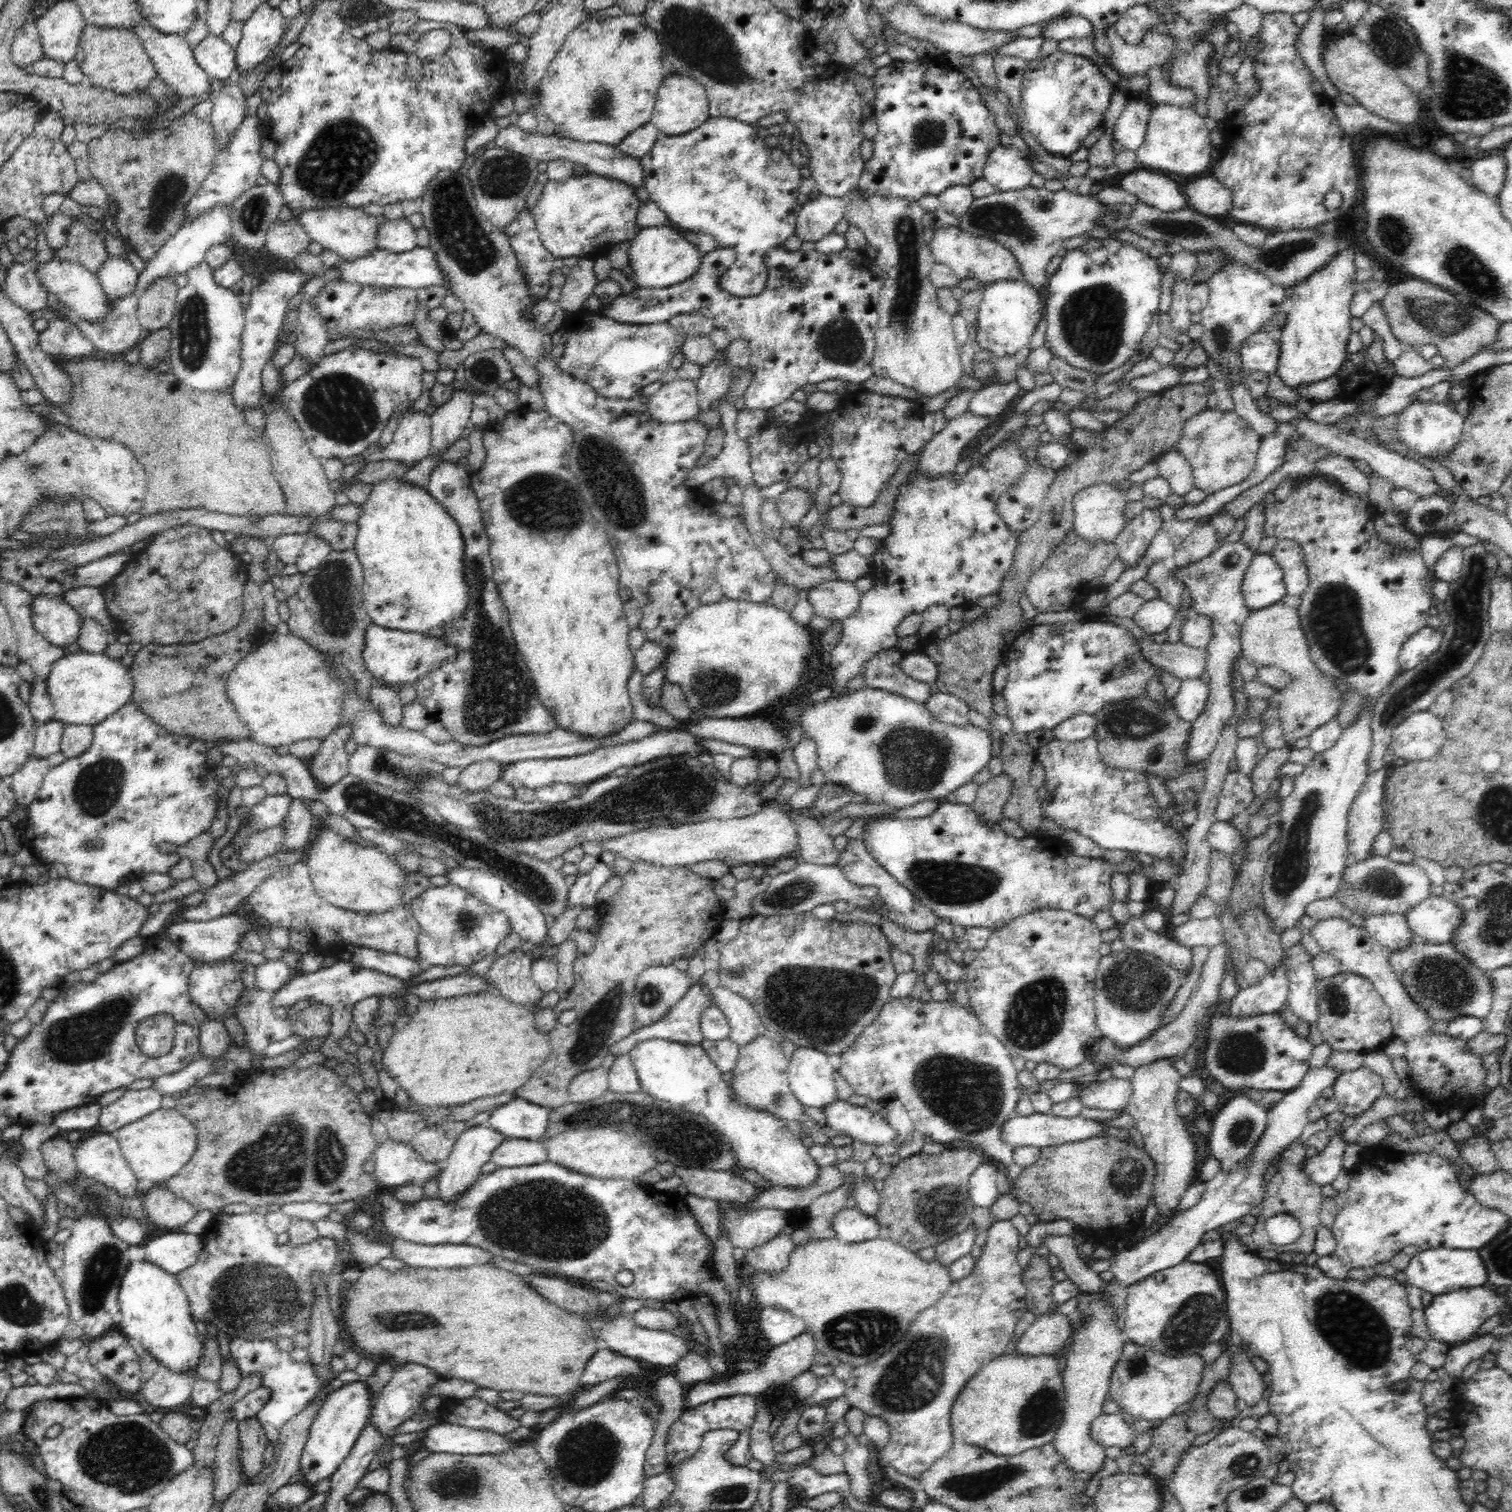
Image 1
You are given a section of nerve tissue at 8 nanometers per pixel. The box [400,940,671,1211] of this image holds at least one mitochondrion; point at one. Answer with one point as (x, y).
(595, 1027)

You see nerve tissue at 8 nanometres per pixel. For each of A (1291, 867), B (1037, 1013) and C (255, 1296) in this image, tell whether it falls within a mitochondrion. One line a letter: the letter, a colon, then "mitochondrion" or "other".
A: mitochondrion
B: mitochondrion
C: mitochondrion

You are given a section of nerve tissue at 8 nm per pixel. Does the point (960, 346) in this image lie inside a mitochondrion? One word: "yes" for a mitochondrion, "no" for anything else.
no

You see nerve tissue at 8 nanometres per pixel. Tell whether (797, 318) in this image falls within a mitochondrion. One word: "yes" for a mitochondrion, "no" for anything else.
no

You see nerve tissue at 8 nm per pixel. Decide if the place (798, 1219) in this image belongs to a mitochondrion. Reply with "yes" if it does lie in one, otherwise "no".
no

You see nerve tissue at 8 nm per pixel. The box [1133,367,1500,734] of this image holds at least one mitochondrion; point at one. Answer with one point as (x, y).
(1468, 600)

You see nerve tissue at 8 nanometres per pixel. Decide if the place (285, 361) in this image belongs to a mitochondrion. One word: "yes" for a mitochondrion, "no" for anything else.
no

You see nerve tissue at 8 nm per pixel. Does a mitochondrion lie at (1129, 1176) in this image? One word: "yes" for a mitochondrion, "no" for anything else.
yes

